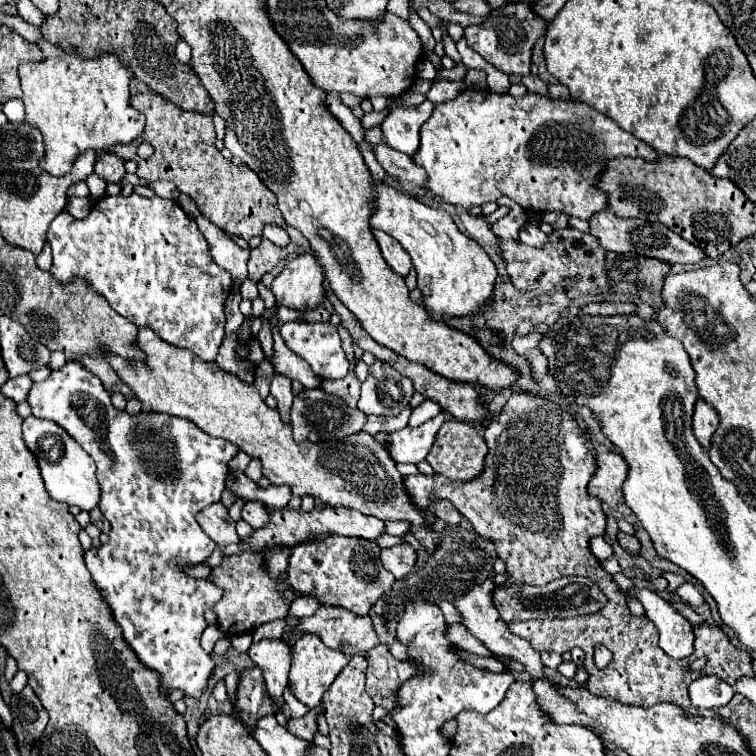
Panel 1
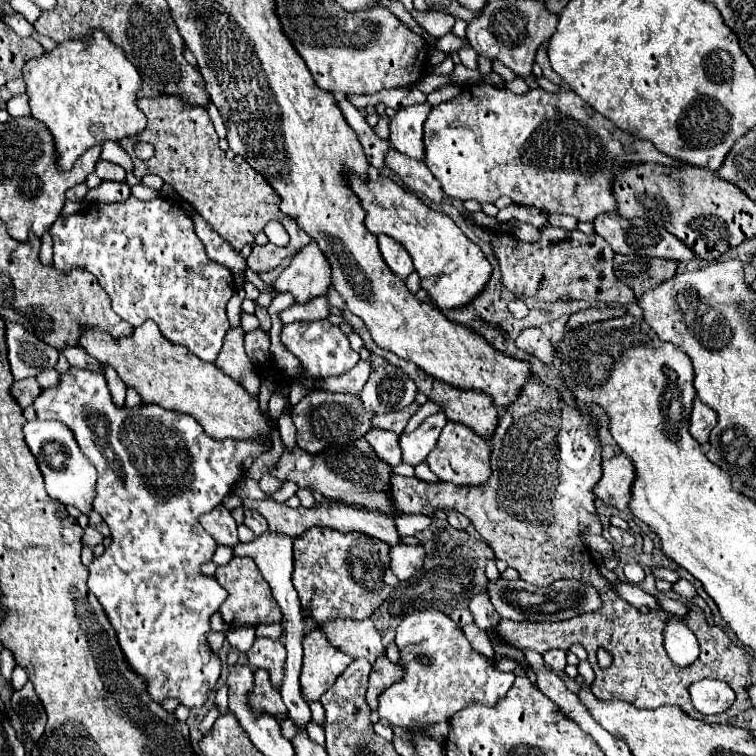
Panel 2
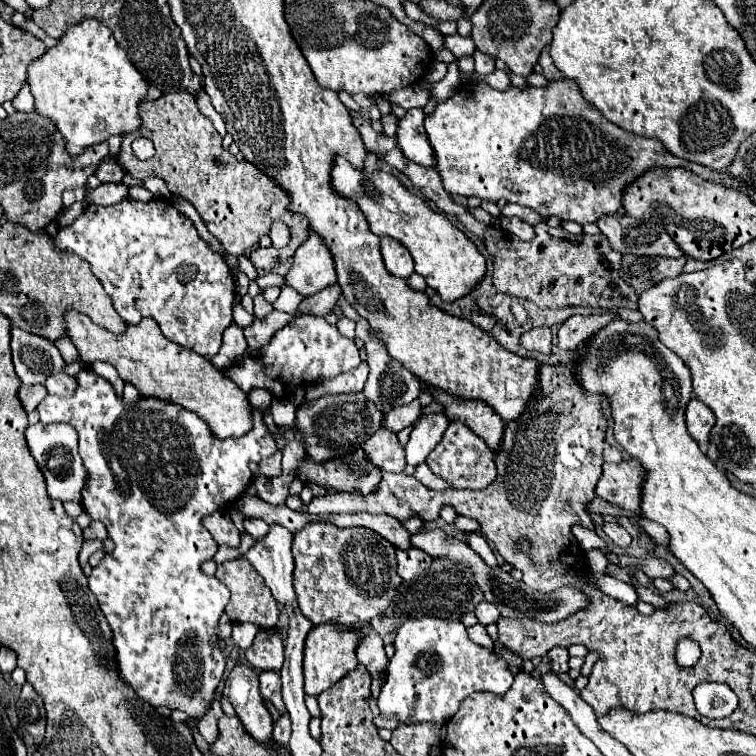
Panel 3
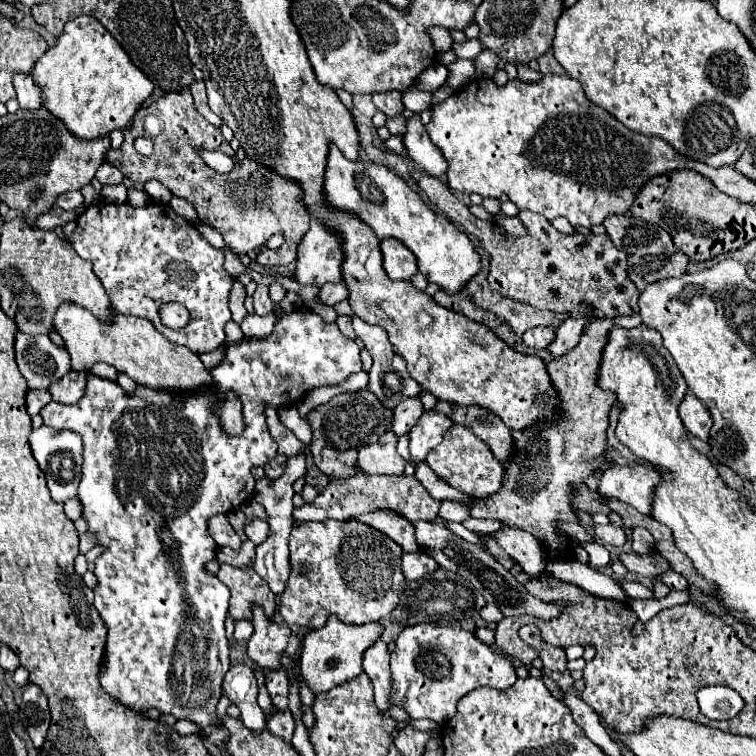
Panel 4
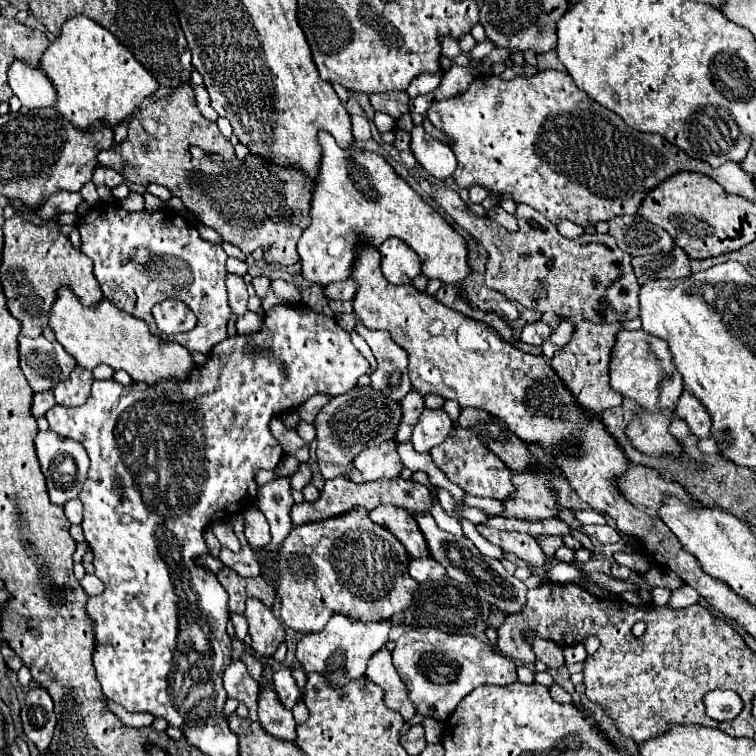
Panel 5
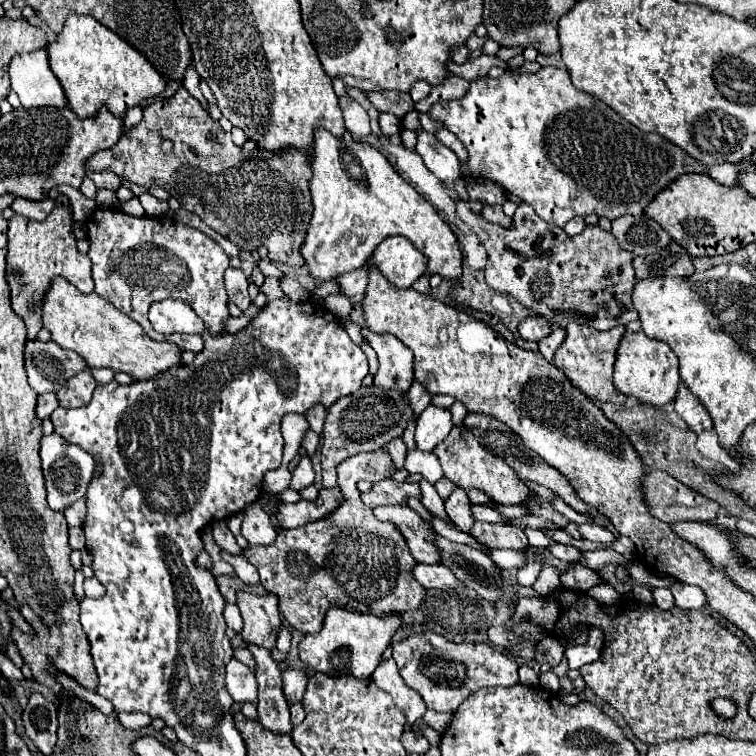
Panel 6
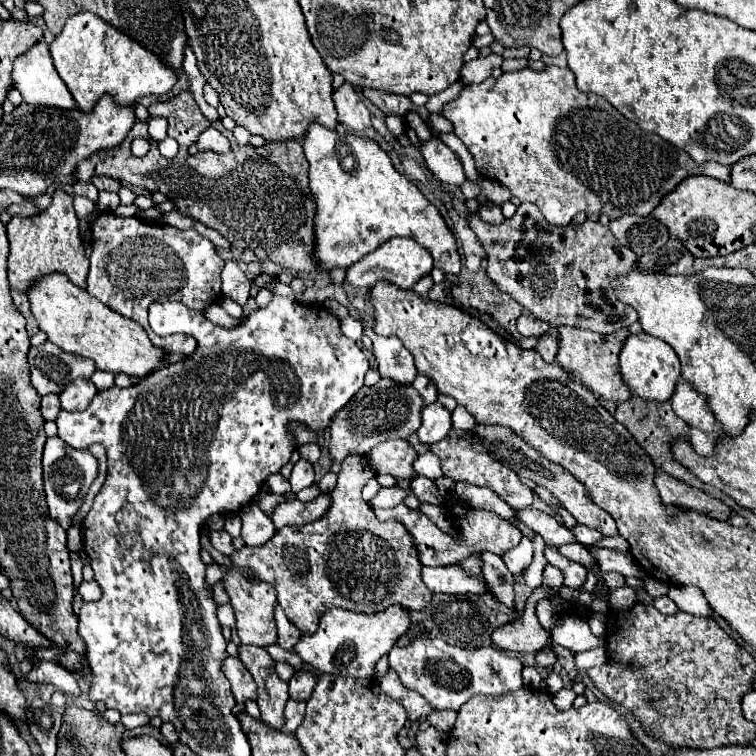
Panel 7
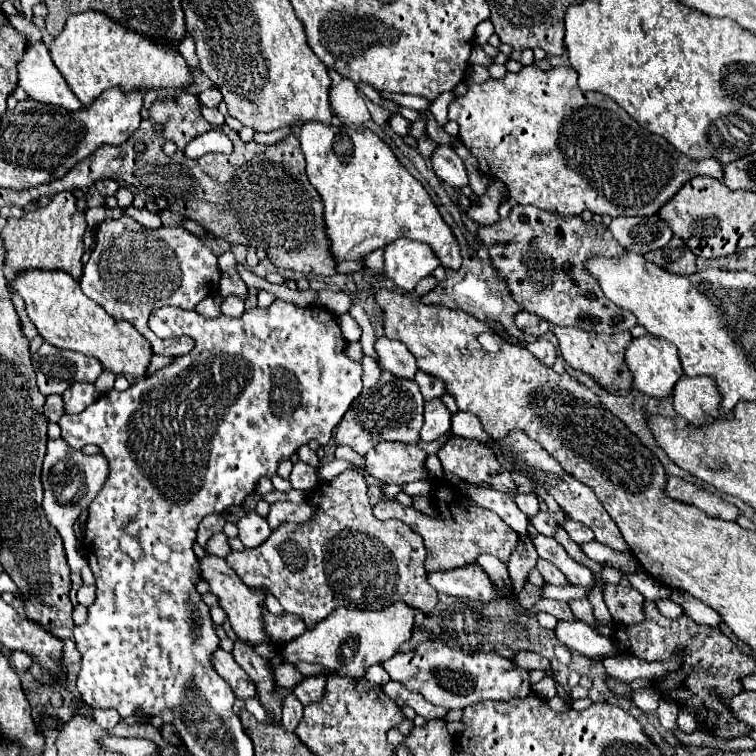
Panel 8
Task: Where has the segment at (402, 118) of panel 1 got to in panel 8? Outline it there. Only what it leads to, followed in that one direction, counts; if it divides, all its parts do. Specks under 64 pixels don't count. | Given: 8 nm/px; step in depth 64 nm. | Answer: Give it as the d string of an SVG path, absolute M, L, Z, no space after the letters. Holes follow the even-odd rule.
M438 146L434 156L432 156L432 168L436 170L436 176L448 182L454 188L464 188L468 186L468 174L466 166L460 160L460 156L448 148L448 146Z

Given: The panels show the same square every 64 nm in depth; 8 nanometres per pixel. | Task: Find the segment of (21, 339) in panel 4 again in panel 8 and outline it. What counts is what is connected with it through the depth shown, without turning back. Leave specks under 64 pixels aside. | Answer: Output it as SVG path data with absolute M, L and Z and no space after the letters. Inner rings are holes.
M46 342L40 346L40 350L36 354L32 354L32 366L34 366L34 372L36 372L38 388L46 396L62 394L64 390L68 390L76 382L94 384L96 378L104 372L104 366L94 356L86 356L86 354L72 352L72 350L60 350L60 348L54 348Z

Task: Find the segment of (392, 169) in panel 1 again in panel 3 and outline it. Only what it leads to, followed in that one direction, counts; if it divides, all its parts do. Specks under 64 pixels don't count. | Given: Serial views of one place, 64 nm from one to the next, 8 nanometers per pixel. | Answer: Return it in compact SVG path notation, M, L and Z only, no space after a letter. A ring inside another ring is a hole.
M414 162L406 164L404 174L410 182L430 198L442 212L456 216L466 230L484 240L488 254L494 260L492 284L498 292L510 294L514 298L528 300L540 308L566 308L566 306L586 306L596 312L618 312L622 308L638 310L638 294L620 278L622 254L616 252L604 234L570 234L562 228L550 228L544 220L534 224L536 238L530 242L510 236L510 232L496 228L492 224L478 222L468 208L456 204L450 194L444 190L442 178L436 170L422 168Z

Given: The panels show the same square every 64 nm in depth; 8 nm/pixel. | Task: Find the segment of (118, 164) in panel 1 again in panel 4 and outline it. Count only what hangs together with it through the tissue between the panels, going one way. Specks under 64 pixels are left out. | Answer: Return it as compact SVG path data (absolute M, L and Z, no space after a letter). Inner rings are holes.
M104 162L98 168L98 172L96 172L96 180L100 184L104 184L104 186L112 186L112 184L120 184L124 180L124 174L118 168L114 168L114 166L110 166L110 164Z

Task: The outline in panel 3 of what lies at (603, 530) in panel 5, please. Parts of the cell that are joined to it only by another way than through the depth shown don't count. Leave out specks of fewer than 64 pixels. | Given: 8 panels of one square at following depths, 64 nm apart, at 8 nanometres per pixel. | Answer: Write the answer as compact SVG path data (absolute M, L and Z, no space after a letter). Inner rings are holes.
M606 522L606 524L602 524L602 530L604 530L604 534L606 534L614 544L618 544L618 546L622 546L622 548L626 548L626 546L632 542L632 536L630 536L620 524L616 524L616 522Z

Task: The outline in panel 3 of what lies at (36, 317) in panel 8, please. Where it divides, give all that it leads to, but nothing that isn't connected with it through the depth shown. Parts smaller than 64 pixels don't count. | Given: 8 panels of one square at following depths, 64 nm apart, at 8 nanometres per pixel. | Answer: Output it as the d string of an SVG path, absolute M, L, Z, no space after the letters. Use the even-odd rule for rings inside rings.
M68 310L64 314L64 324L70 342L78 350L78 360L66 366L66 374L76 376L96 360L110 362L118 370L120 378L132 382L140 390L140 394L160 396L162 400L170 400L196 412L210 424L214 436L218 438L242 436L252 428L250 404L246 400L246 394L234 382L228 382L222 372L208 364L204 358L188 358L188 350L166 340L154 320L142 318L138 324L126 324L126 330L122 334L112 334L106 328L96 326L86 314Z

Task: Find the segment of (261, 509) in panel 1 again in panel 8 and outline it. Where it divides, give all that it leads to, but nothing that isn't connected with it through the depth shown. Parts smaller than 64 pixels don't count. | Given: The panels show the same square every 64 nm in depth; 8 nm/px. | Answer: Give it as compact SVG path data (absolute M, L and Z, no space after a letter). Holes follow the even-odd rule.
M246 512L244 518L238 522L238 538L246 548L256 548L260 546L268 536L270 536L270 526L266 524L264 518L260 518L256 512Z

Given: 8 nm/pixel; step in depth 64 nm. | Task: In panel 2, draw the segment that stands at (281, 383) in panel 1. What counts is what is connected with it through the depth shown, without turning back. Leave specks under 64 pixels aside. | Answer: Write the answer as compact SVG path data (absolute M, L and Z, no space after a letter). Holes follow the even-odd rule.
M280 416L278 420L278 428L280 428L280 436L282 436L282 442L285 448L292 452L293 448L297 446L296 442L296 428L292 424L292 420L288 416Z

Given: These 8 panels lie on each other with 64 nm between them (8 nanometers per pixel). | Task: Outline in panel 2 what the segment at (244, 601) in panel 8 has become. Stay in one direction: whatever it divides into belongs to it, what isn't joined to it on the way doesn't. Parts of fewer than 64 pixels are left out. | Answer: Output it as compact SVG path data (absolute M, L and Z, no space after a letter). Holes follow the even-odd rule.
M256 638L246 656L254 668L264 668L270 674L270 680L276 688L282 684L282 664L286 660L286 648L282 648L282 642Z

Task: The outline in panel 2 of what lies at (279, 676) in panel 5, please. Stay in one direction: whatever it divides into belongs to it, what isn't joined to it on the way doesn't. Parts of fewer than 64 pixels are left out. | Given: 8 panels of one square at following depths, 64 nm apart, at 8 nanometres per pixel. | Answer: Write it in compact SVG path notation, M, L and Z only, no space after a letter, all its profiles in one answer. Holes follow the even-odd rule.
M266 670L254 672L254 692L250 694L250 706L254 712L268 712L268 714L286 714L286 706L282 702L282 696L276 686L272 686L270 676Z

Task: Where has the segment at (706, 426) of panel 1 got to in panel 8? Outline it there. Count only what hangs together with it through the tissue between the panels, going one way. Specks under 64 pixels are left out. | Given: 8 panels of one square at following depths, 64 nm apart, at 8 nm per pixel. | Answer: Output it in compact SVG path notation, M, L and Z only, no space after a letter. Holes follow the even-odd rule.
M710 376L680 378L674 386L674 410L690 424L702 424L706 418L718 418L722 396Z

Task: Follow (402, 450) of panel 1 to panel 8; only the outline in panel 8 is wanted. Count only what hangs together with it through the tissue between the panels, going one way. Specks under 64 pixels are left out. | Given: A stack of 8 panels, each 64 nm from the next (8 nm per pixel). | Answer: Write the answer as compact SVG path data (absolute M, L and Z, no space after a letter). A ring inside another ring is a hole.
M440 398L428 400L424 406L424 426L420 430L420 438L430 442L440 438L450 430L450 412Z

